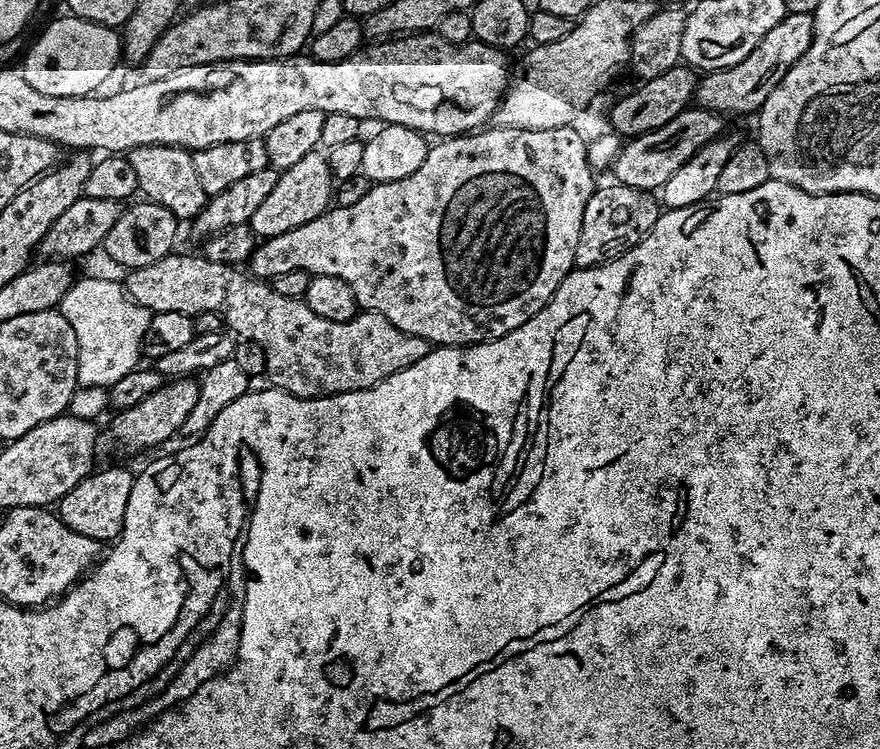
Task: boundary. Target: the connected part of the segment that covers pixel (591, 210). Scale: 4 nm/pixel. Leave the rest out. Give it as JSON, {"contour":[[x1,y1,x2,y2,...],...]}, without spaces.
{"contour":[[608,182,605,188,597,187,582,214,582,230,578,234,575,267,593,268,625,256,639,240,652,229,662,211,657,197,634,186]]}

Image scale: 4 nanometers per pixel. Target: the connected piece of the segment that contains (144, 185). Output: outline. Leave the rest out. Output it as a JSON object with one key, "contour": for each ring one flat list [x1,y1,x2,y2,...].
{"contour":[[138,146,127,152,130,166,134,166,134,174,138,174,138,182,142,192,145,192,147,199,153,204,161,204,169,208,176,215,177,221,191,222,205,204,209,196,205,194,202,186,202,178,194,171,194,162,189,149,175,148,174,146]]}

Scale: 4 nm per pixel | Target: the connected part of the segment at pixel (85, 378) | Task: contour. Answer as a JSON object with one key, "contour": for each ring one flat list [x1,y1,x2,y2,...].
{"contour":[[104,276,77,279,60,299,58,311,74,326,74,338,78,338,79,387,111,389,118,378,130,374,141,363,146,326,150,326,153,313,134,303,119,279,107,280]]}

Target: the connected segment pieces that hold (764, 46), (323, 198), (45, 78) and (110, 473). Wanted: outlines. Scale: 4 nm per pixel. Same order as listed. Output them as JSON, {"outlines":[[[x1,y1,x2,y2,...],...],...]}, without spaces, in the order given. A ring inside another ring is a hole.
{"outlines":[[[788,13,754,50,742,62,738,62,729,68,719,68,716,72,710,72,699,77,696,85,695,103,699,107,706,108,717,114,729,114,728,112,752,112,755,113,774,94,774,90,786,78,786,74,810,50,810,42,814,38,813,14]],[[317,150,306,154,306,158,301,158,295,166,280,172,278,186,274,186,274,190,266,194,266,202,262,202,258,210,254,210,250,227,260,238,286,234,286,230,294,230,294,226,302,226,329,211,333,200,334,177,328,158,323,151]],[[65,14,36,40,36,45,23,57,22,71,26,82,42,94,55,96,91,96,108,80,122,56,122,36,117,29]],[[104,468,101,472,89,472,86,478,82,478,82,482,78,482,78,486,74,486,74,490,70,490,58,501,61,522,78,534,86,534,86,538,94,538,101,542,115,541,128,516,133,479,133,473,128,473,124,468]]]}

